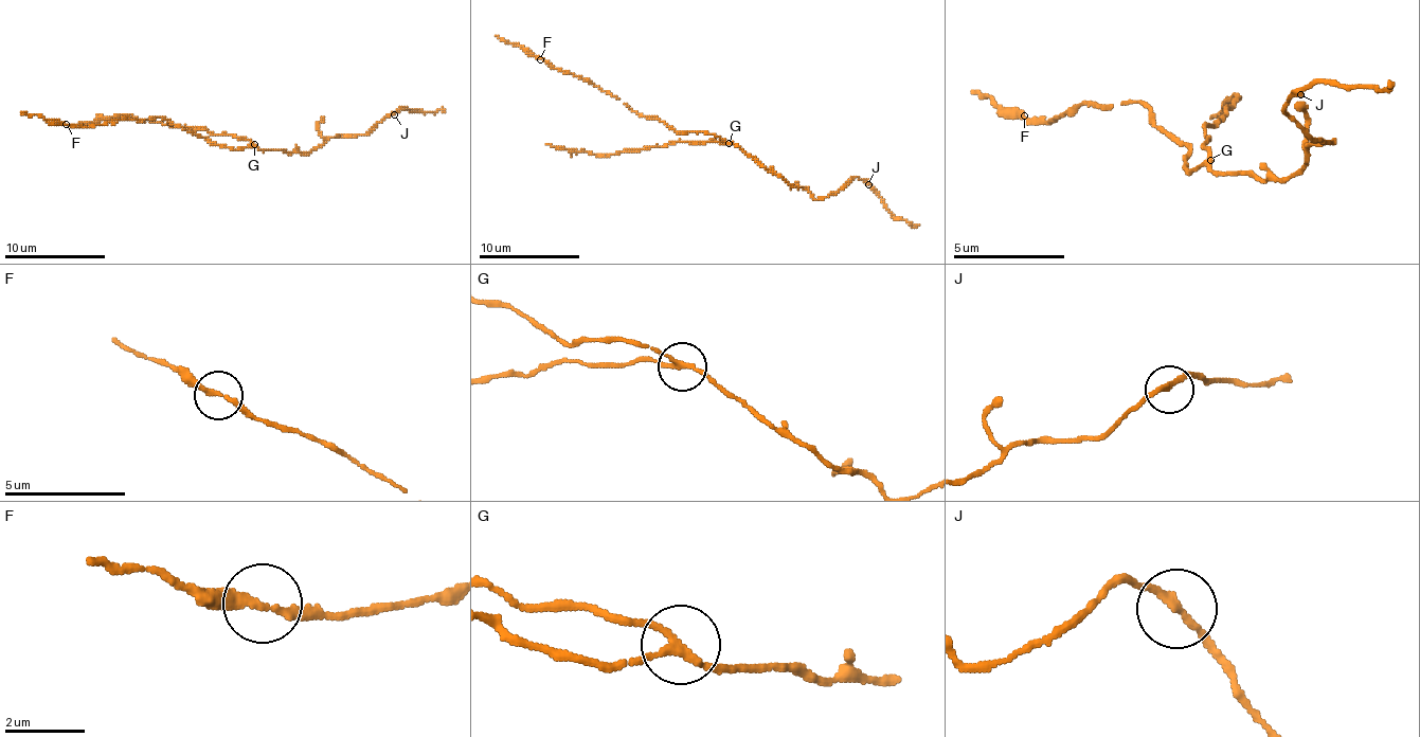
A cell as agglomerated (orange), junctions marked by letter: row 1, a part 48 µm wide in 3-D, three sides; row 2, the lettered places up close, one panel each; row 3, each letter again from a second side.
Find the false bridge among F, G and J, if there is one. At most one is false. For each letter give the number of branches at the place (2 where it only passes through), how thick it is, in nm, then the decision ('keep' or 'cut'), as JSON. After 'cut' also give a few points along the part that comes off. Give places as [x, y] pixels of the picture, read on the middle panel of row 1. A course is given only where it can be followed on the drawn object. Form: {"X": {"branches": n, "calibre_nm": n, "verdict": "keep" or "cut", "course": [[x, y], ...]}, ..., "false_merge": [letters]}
{"F": {"branches": 2, "calibre_nm": 190, "verdict": "keep"}, "G": {"branches": 3, "calibre_nm": 180, "verdict": "cut", "course": [[728, 144], [680, 142], [599, 155], [546, 144]]}, "J": {"branches": 2, "calibre_nm": 200, "verdict": "keep"}, "false_merge": ["G"]}

